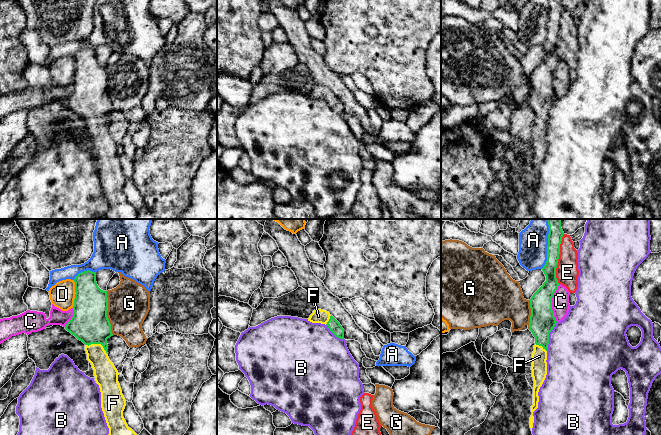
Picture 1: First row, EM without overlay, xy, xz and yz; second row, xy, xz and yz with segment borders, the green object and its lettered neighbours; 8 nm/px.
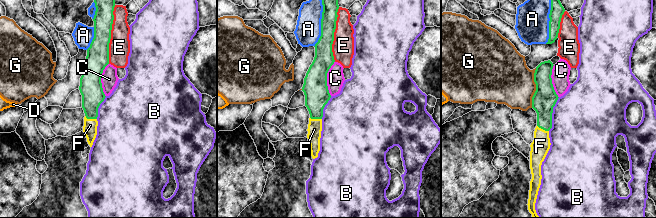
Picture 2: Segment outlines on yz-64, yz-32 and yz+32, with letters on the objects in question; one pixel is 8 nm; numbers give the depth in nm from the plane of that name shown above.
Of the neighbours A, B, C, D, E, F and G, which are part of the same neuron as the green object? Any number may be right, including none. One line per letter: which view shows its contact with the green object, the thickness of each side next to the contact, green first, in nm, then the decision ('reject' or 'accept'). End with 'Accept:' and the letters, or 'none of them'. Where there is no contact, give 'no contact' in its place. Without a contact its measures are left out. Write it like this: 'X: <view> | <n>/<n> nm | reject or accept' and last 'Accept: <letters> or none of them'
A: yz | 120/240 nm | reject
B: yz | 200/460 nm | reject
C: yz | 200/140 nm | reject
D: xy | 280/200 nm | reject
E: yz | 120/180 nm | reject
F: xy | 300/180 nm | accept
G: xy | 300/340 nm | reject
Accept: F

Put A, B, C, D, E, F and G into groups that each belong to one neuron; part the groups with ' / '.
A / B / C / D / E / F / G

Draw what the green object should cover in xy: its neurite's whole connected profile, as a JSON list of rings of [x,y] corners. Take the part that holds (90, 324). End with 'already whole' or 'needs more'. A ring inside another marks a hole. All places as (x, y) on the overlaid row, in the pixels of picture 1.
[[[90,270],[79,273],[74,282],[74,314],[65,329],[85,344],[87,360],[100,388],[108,435],[137,435],[123,417],[126,400],[118,382],[119,373],[107,354],[107,339],[113,336],[107,316],[107,291],[98,287],[96,272]]]; needs more

